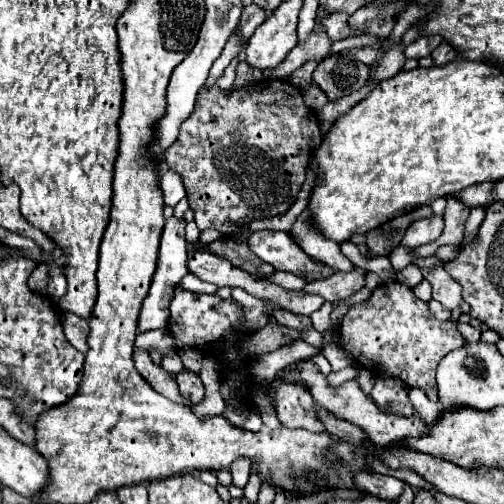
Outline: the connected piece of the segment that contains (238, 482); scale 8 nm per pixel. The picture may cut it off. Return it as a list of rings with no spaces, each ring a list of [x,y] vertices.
[[[245,458],[235,460],[229,470],[233,474],[233,484],[239,488],[245,488],[247,478],[249,478],[249,470],[251,470],[251,460],[245,460]]]

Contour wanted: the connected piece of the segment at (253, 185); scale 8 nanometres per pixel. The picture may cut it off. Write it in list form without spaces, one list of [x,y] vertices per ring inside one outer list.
[[[263,80],[259,84],[247,86],[247,88],[231,88],[231,90],[221,90],[219,86],[213,88],[213,92],[205,92],[205,86],[201,88],[201,92],[197,94],[197,104],[191,112],[191,116],[181,124],[179,136],[175,140],[175,144],[169,146],[169,152],[165,152],[165,162],[169,164],[169,168],[177,170],[183,176],[185,188],[187,188],[187,200],[191,210],[195,212],[195,224],[199,226],[199,230],[207,230],[207,228],[215,228],[217,232],[221,232],[221,236],[229,238],[231,234],[235,234],[237,228],[247,226],[253,220],[265,220],[265,218],[273,218],[273,216],[281,216],[285,214],[293,202],[297,200],[297,192],[301,188],[301,184],[305,182],[305,172],[309,166],[309,158],[311,152],[321,144],[321,136],[319,136],[319,120],[315,116],[313,110],[309,110],[303,102],[301,90],[297,86],[293,86],[287,80]]]

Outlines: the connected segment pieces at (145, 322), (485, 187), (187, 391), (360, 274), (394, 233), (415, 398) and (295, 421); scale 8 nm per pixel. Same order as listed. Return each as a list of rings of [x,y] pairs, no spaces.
[[[174,216],[166,220],[161,236],[157,272],[153,276],[149,294],[143,300],[143,306],[141,306],[141,312],[139,312],[139,334],[149,332],[149,330],[157,330],[157,328],[167,328],[167,320],[169,320],[167,312],[169,312],[173,290],[175,290],[177,282],[189,272],[187,270],[187,248],[185,248],[185,227],[186,222]]]
[[[485,182],[485,184],[469,186],[463,192],[455,192],[453,196],[457,196],[467,208],[475,208],[475,206],[491,204],[491,194],[493,194],[493,182]]]
[[[181,372],[175,376],[177,384],[179,384],[179,392],[183,394],[183,398],[191,400],[193,404],[199,404],[205,396],[205,388],[199,376],[195,376],[193,372]]]
[[[355,268],[353,272],[337,272],[335,276],[327,280],[317,280],[305,284],[305,292],[319,294],[327,302],[341,302],[347,300],[351,294],[361,290],[365,286],[365,270]]]
[[[419,206],[413,212],[407,212],[405,216],[397,216],[373,230],[367,232],[367,250],[369,250],[369,258],[375,256],[389,256],[391,250],[401,242],[401,236],[405,234],[407,226],[417,220],[417,218],[425,218],[431,216],[431,208],[429,206]]]
[[[411,388],[409,390],[409,400],[415,406],[417,414],[427,422],[433,424],[435,420],[439,420],[439,416],[443,414],[443,408],[439,402],[431,402],[419,388]]]
[[[277,378],[277,418],[287,428],[305,428],[323,432],[323,424],[315,412],[315,404],[307,388],[299,384],[285,384]]]

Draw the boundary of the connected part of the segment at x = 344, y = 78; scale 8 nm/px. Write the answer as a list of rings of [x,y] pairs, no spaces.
[[[343,54],[327,56],[313,72],[313,82],[325,92],[329,100],[343,98],[365,86],[369,78],[369,66],[349,60]]]

